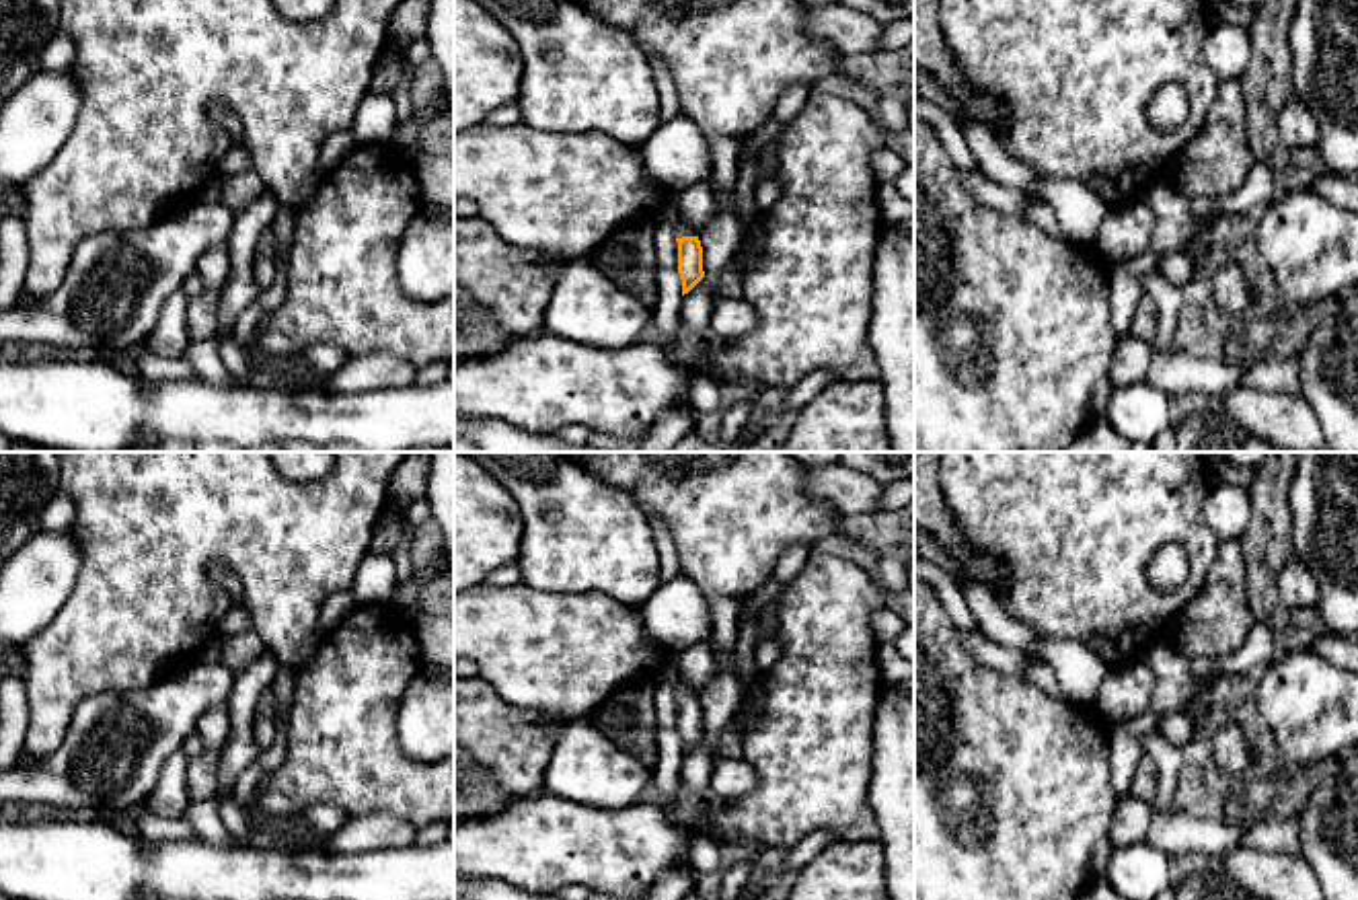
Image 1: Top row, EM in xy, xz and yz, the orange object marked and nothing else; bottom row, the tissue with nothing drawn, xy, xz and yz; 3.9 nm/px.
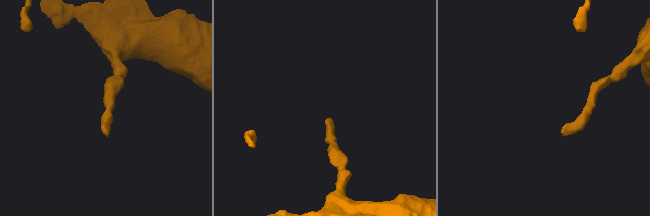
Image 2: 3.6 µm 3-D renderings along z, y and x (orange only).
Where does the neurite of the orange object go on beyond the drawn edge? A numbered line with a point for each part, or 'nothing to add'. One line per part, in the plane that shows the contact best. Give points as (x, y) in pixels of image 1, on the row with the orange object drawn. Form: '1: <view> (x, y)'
1: xz (670, 212)

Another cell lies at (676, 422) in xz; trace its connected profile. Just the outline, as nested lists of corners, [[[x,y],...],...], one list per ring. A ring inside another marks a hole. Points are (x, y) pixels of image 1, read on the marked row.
[[[670,407],[653,423],[641,452],[672,452],[672,448],[694,427],[688,407]]]

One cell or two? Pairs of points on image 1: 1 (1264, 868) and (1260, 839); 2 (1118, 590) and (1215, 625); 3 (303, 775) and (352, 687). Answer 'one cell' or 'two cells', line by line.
1: two cells
2: two cells
3: one cell

